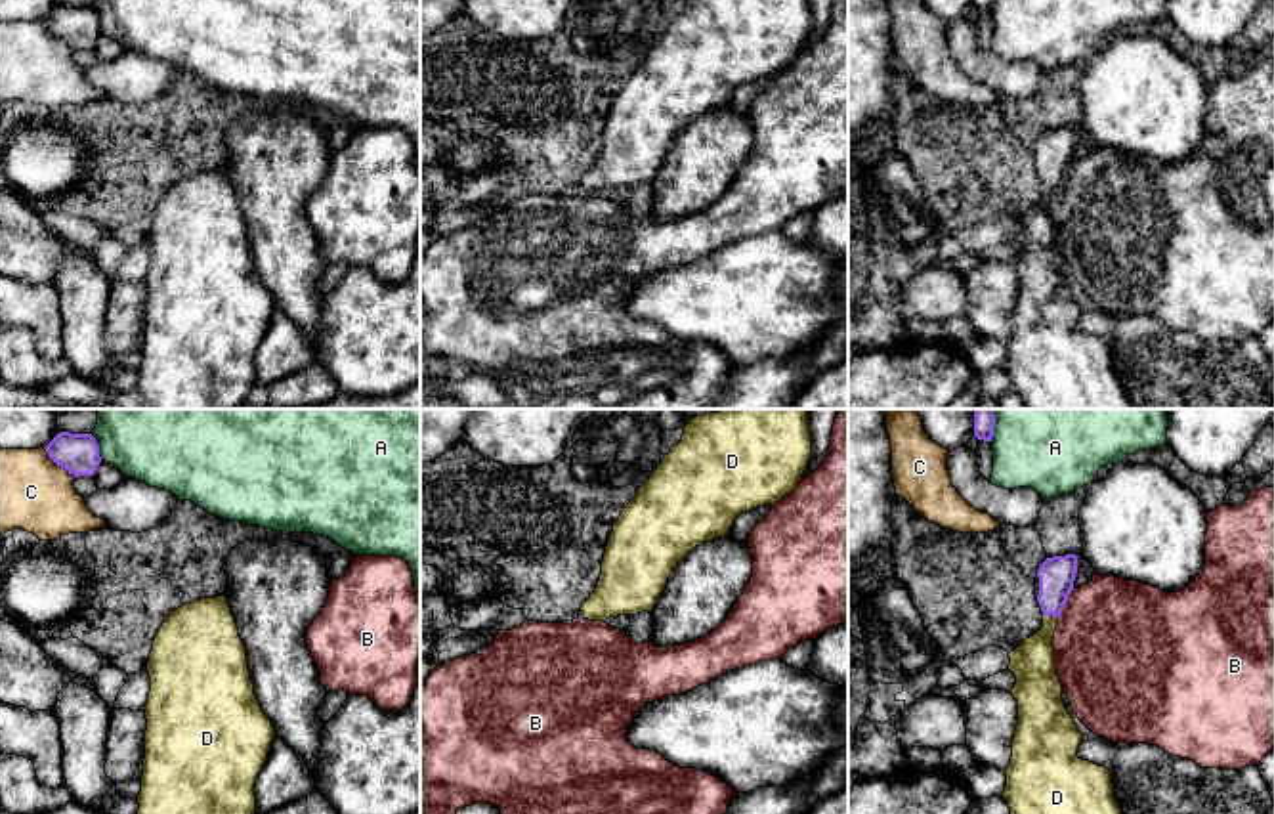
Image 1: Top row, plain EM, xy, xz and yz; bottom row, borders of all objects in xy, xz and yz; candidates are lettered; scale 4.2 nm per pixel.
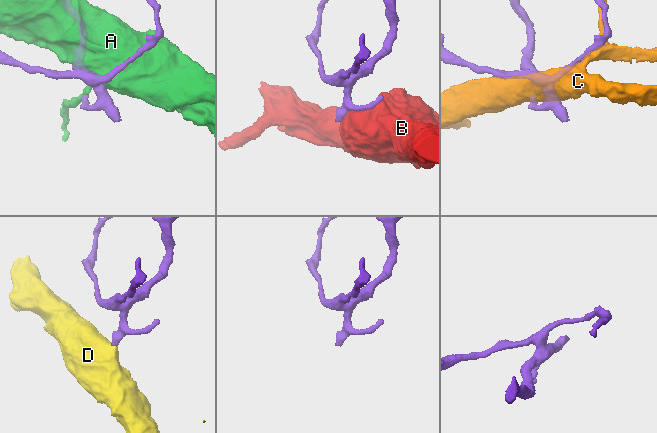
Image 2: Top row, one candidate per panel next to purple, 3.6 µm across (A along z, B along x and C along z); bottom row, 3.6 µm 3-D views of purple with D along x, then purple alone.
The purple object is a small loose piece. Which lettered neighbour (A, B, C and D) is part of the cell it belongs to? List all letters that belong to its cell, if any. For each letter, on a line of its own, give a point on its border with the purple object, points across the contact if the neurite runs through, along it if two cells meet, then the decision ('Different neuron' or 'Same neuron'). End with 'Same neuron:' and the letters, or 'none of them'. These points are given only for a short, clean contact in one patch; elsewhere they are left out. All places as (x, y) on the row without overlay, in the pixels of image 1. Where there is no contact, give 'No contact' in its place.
A: Touches purple at xy (98, 20). Different neuron
B: Touches purple at yz (1064, 176). Different neuron
C: Touches purple at xy (58, 37). Different neuron
D: Touches purple at yz (1051, 186). Path across: yz (1057, 146), (1051, 186), (1047, 205), (1032, 234). Same neuron
Same neuron: D

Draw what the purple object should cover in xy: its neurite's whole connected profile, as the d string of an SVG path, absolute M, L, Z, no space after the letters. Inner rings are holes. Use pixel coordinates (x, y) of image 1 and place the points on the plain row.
M59 4L46 19L48 29L69 46L94 48L101 29L92 6Z

